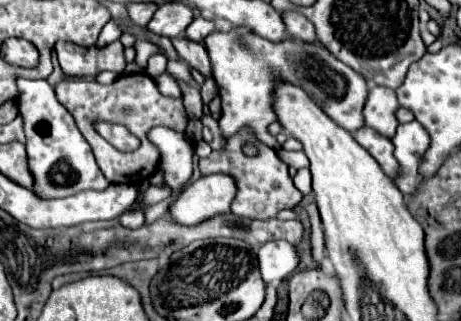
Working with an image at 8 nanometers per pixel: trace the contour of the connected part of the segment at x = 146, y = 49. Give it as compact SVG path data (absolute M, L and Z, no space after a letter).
M137 40L137 42L133 44L133 48L135 48L135 64L137 64L141 70L147 68L147 60L149 60L151 54L163 53L160 48L157 48L157 46L151 44L151 42L147 42L147 40Z

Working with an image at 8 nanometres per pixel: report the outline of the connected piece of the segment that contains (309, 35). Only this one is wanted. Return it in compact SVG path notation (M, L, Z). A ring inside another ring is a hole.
M287 12L287 14L283 16L283 22L285 22L285 26L287 26L287 32L289 32L295 40L317 44L317 36L315 36L313 24L311 24L305 16L301 16L299 12Z

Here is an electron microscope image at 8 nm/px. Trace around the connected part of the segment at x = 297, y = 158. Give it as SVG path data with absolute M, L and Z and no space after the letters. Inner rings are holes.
M279 150L279 158L281 158L287 166L291 166L291 168L295 168L295 170L309 166L309 160L307 160L305 152L285 152L285 150Z

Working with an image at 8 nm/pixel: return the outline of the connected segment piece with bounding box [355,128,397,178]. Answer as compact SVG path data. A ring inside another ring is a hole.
M359 128L355 132L355 140L371 154L375 156L375 160L381 164L381 168L393 178L397 174L397 162L393 158L394 146L391 140L385 140L384 136L371 128Z

